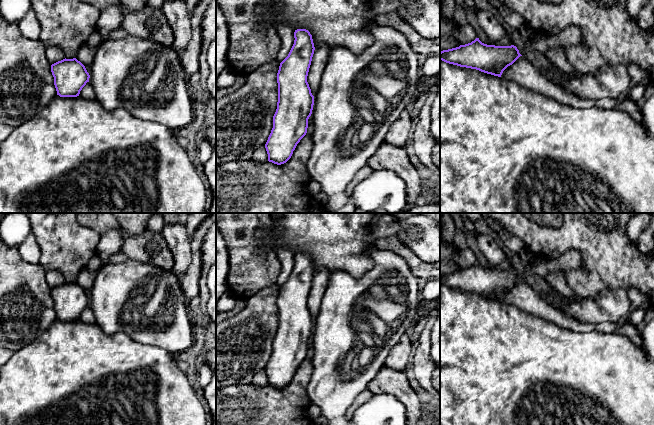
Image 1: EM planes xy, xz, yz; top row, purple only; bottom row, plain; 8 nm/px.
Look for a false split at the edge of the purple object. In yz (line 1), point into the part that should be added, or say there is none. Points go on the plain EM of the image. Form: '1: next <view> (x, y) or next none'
1: next none

